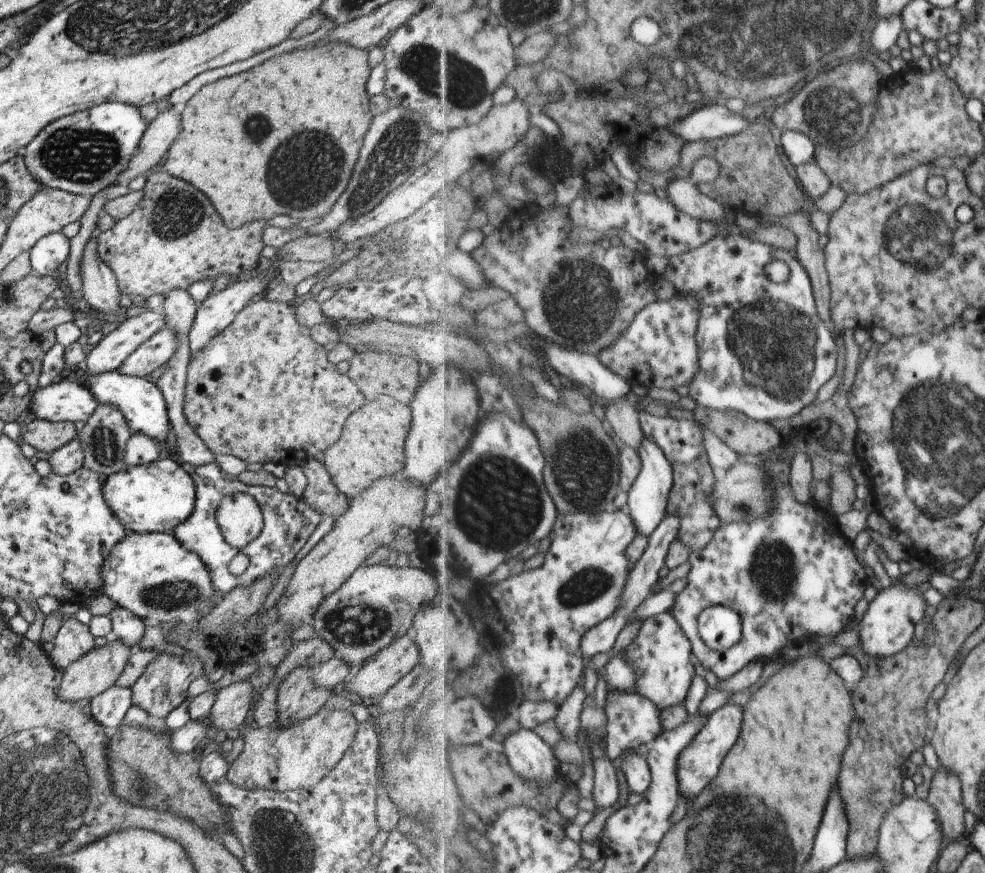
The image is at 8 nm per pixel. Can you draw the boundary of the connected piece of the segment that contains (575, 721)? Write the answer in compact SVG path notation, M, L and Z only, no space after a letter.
M585 677L580 678L568 700L557 705L557 723L567 739L578 739L582 728L582 712L586 707L588 692L584 688Z

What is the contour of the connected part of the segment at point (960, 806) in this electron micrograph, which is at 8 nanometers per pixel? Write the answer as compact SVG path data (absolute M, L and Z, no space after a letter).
M948 767L939 768L928 800L939 810L948 842L964 836L968 812L961 776Z

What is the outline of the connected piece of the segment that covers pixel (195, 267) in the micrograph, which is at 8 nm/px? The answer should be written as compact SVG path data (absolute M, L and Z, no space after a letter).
M156 168L146 176L143 199L127 217L119 219L110 229L99 232L97 249L100 258L116 275L119 294L150 298L154 294L165 294L173 288L187 289L194 282L216 280L222 274L238 276L257 266L258 257L265 244L263 232L266 220L255 220L238 228L228 228L219 212L214 210L210 200L192 188L190 184L178 180L163 168Z

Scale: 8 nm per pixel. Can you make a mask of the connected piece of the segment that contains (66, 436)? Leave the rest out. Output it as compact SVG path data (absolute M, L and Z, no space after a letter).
M32 420L22 434L22 440L41 452L52 452L76 438L79 425L75 423L51 423Z

